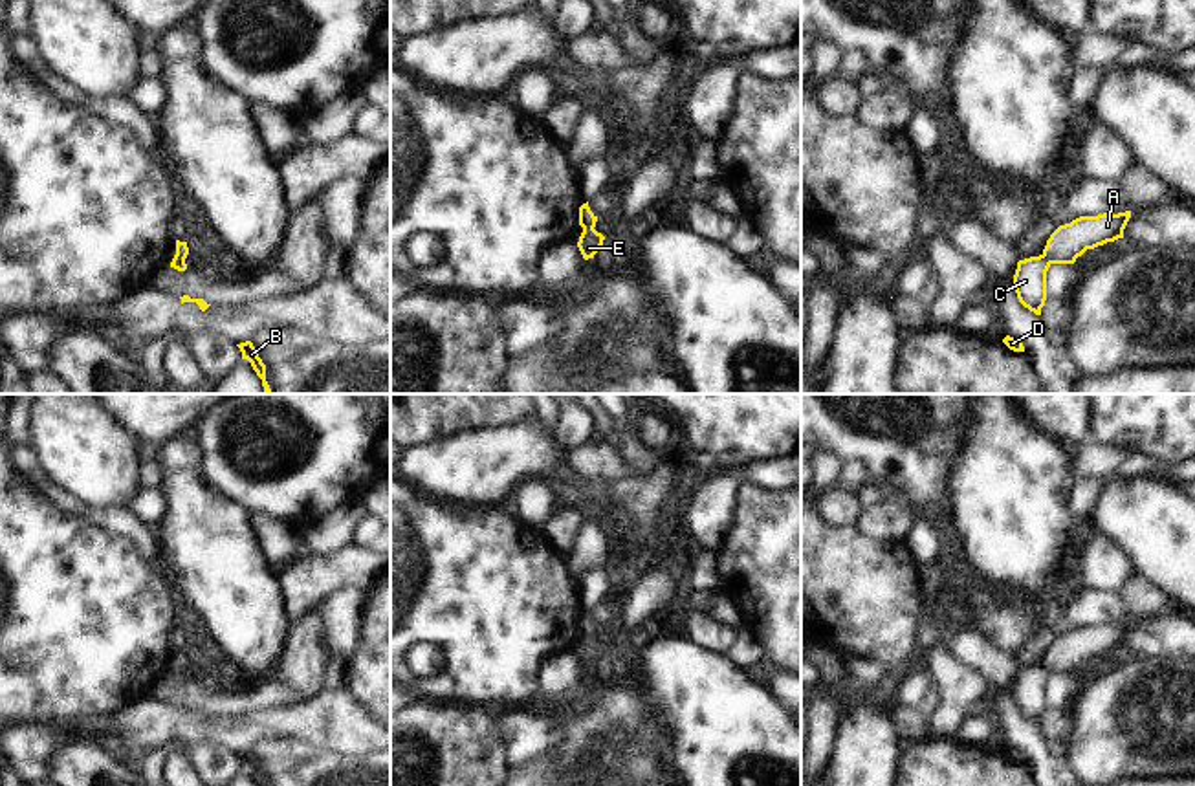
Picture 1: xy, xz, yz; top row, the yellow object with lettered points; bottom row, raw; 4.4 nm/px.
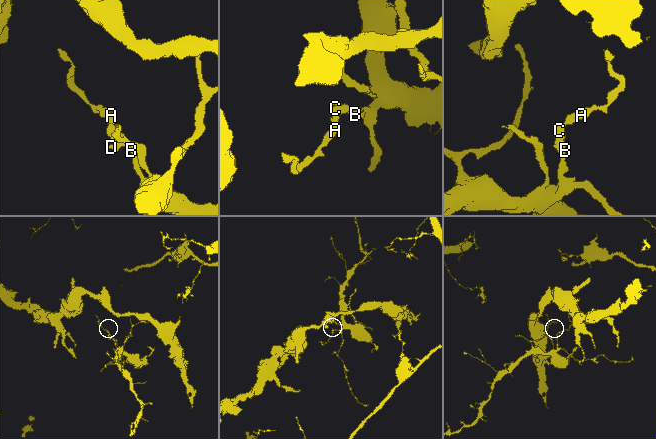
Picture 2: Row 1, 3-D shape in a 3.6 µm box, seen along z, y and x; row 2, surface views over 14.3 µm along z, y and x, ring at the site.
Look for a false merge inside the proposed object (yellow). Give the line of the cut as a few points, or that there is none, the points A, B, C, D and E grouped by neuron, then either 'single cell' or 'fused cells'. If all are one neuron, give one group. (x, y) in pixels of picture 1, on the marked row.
xz (592, 228), (583, 231) | A E / B C D | fused cells

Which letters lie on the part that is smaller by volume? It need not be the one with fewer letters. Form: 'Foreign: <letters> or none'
Foreign: A, E.

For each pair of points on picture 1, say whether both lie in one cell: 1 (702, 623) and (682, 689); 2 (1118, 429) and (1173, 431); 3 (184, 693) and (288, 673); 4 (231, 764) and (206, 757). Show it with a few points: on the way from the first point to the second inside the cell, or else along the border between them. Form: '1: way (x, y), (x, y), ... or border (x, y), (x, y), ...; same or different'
1: border (684, 638), (702, 649), (723, 654); different
2: way (1131, 429), (1161, 429); same
3: border (274, 680), (299, 700); different
4: way (226, 764), (211, 759); same

